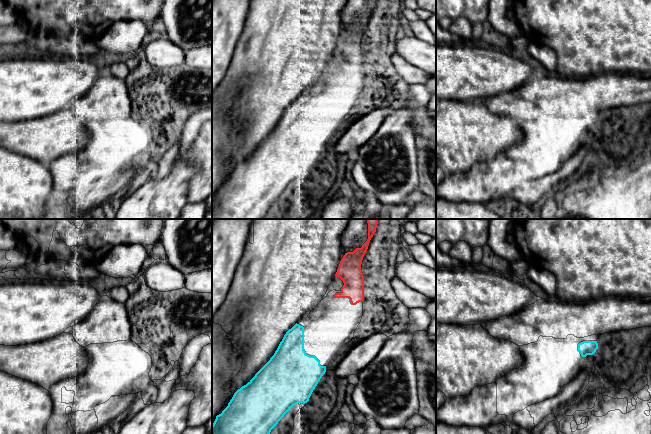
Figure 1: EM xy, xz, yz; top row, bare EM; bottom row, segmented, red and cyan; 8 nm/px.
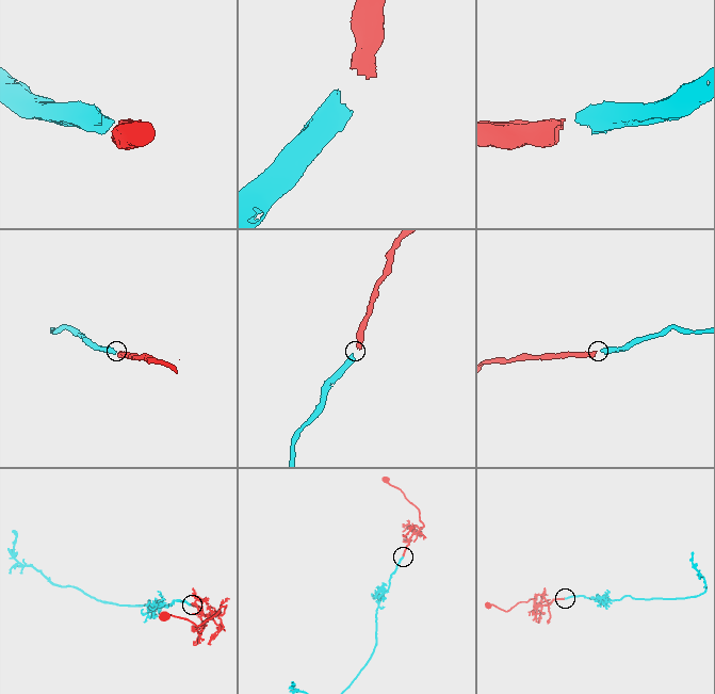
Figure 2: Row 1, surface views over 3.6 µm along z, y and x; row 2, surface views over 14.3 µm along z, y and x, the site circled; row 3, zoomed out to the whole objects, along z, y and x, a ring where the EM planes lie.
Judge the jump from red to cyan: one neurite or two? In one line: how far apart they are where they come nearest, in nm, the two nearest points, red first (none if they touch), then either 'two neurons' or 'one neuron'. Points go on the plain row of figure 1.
360 nm apart; from red across xz (334, 72), (303, 103); one neuron

